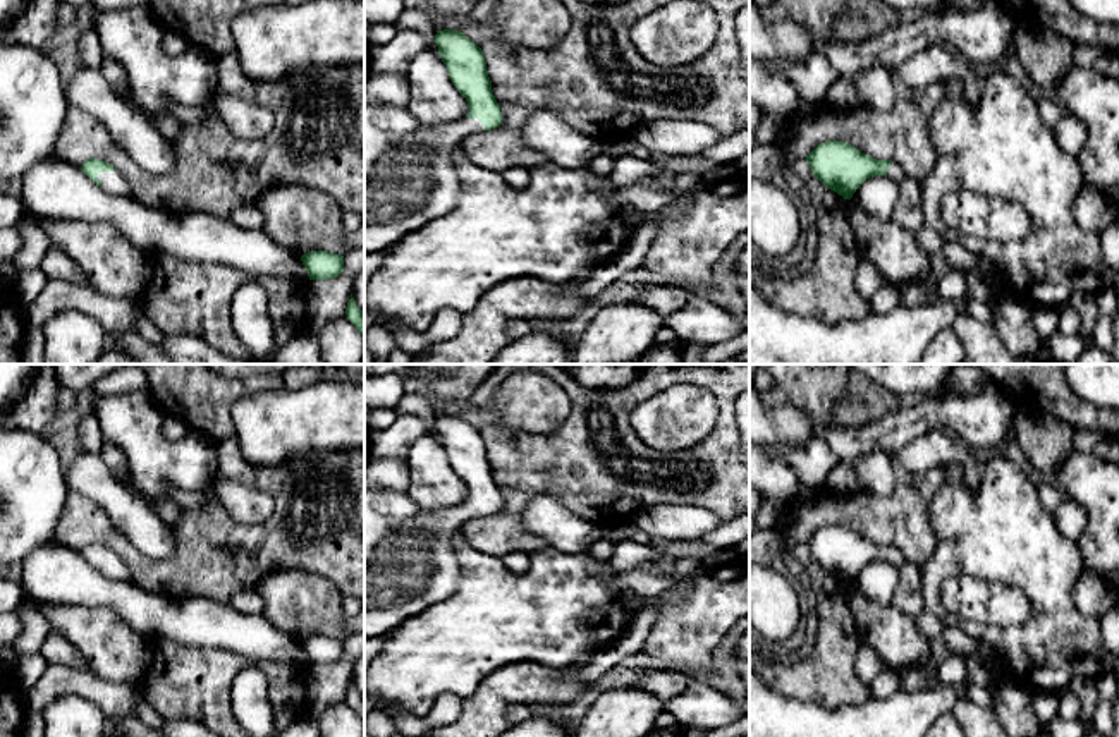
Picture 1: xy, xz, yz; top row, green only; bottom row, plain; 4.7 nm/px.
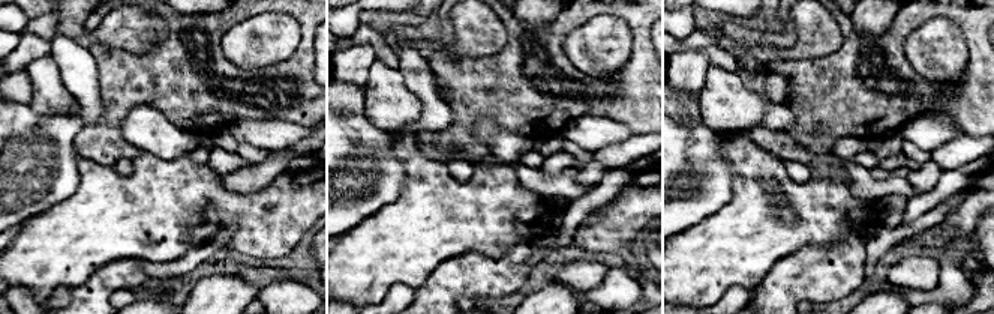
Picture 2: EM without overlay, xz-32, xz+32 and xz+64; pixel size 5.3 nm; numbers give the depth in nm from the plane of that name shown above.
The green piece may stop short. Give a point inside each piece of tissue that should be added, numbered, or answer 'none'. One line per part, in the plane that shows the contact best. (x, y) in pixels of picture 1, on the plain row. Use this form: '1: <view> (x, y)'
1: xy (112, 567)

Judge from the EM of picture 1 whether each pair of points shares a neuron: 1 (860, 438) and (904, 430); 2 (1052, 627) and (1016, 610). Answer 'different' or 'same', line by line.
1: same
2: different

